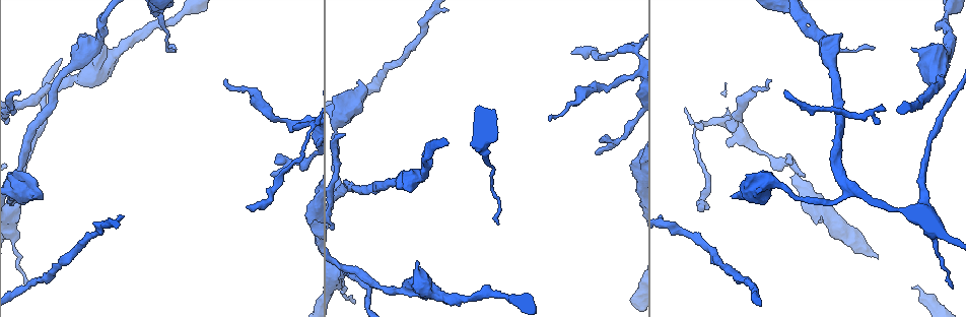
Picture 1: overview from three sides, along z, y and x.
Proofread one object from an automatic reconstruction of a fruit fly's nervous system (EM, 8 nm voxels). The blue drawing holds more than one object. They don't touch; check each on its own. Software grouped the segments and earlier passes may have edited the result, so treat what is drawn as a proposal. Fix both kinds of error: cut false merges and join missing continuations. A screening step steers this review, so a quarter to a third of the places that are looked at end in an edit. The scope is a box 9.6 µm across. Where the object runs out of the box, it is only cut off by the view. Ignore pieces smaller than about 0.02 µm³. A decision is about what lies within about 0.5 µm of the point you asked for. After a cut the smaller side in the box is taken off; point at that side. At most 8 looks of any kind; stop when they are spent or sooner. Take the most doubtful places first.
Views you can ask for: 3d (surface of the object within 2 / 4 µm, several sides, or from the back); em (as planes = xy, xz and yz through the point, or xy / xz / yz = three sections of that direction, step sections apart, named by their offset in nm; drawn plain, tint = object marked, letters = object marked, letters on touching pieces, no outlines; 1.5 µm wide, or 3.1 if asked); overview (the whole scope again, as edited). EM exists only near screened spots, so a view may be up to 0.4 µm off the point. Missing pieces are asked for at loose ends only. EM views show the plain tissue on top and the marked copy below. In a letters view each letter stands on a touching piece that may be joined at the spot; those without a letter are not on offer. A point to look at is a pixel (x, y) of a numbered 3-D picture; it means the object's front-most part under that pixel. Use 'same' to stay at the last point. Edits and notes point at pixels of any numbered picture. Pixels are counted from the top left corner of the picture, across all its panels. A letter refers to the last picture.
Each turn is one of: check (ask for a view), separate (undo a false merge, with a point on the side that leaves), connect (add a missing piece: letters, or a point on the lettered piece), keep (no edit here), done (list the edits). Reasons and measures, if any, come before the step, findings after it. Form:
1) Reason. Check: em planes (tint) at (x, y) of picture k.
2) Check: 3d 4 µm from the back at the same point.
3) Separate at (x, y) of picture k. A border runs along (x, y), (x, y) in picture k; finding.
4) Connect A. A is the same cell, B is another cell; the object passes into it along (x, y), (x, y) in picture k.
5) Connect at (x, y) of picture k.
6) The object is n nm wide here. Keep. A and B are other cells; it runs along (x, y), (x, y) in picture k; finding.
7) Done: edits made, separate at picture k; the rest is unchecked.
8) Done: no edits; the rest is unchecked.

Branch stops here. Check: 3d 4 µm at (249, 208) of picture 1.

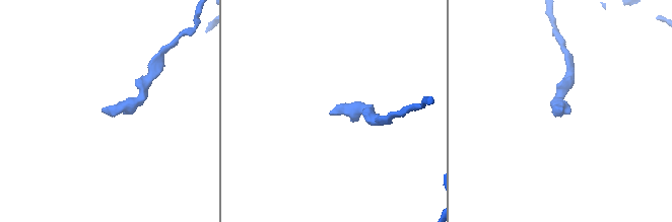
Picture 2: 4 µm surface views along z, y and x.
Check: em xz step 4 (tint) at (104, 109) of picture 2.

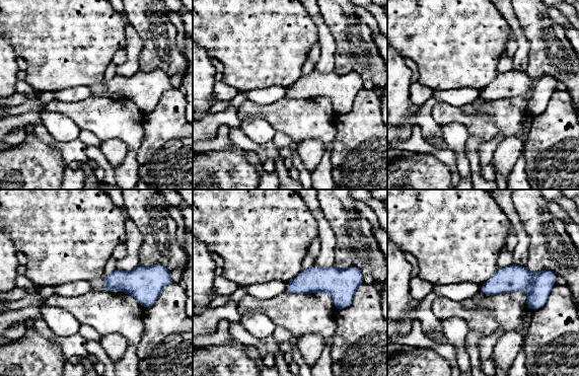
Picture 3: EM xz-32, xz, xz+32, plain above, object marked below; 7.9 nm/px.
Cut it another way. Check: em planes (letters) at the same point.

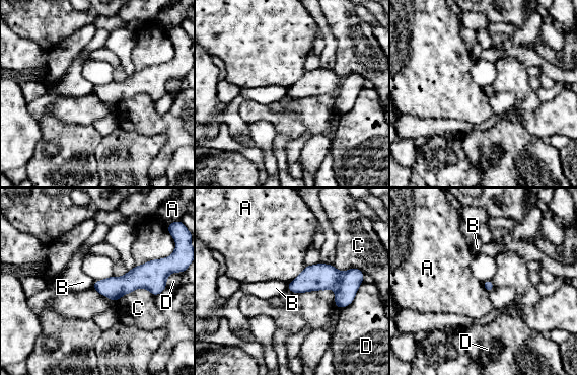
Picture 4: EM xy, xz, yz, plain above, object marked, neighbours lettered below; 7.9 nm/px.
Keep. A, B, C and D are other cells; a border runs along (305, 266), (298, 275), (287, 283) in picture 4; none of them fits.

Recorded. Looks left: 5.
Thin end. Check: 3d 4 µm at (225, 78) of picture 1.

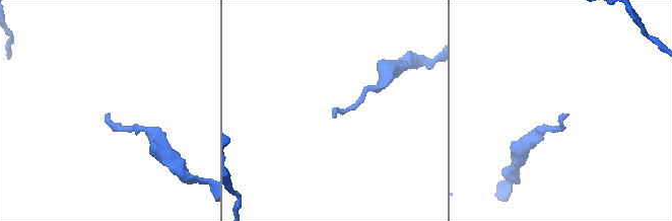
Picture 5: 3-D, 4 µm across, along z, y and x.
Need the tissue. Check: em planes (letters) at (566, 115) of picture 5.

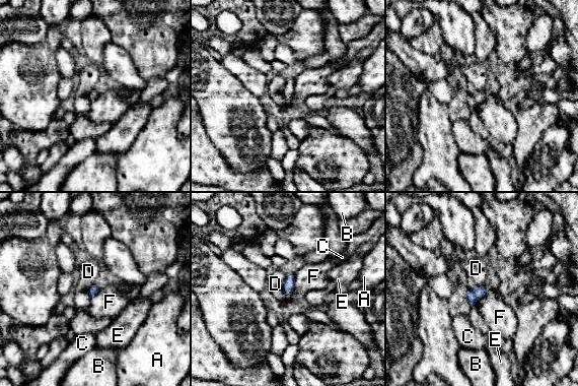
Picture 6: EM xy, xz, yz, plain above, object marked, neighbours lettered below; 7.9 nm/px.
The object is 70 nm wide here. Keep. A, B, C, D, E and F are other cells; a border runs along (295, 274), (294, 290), (286, 295) in picture 6; none of them fits.

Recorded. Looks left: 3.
An open end. Check: em xy step 4 (letters) at (294, 127) of picture 1.

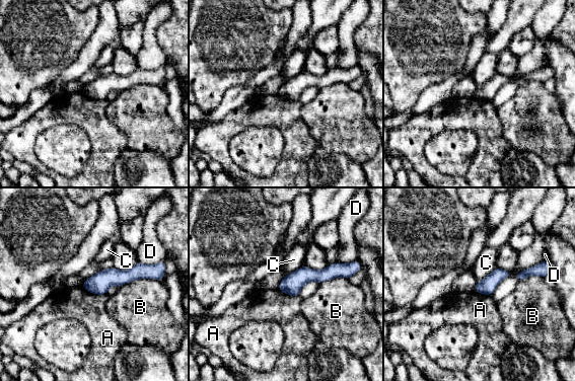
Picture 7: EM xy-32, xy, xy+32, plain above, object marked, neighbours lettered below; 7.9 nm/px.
Keep. A, B, C and D are other cells; a border runs along (82, 287), (89, 292), (105, 295) in picture 7; none of them fits.

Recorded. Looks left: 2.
Done: no edits; the rest is unchecked.

